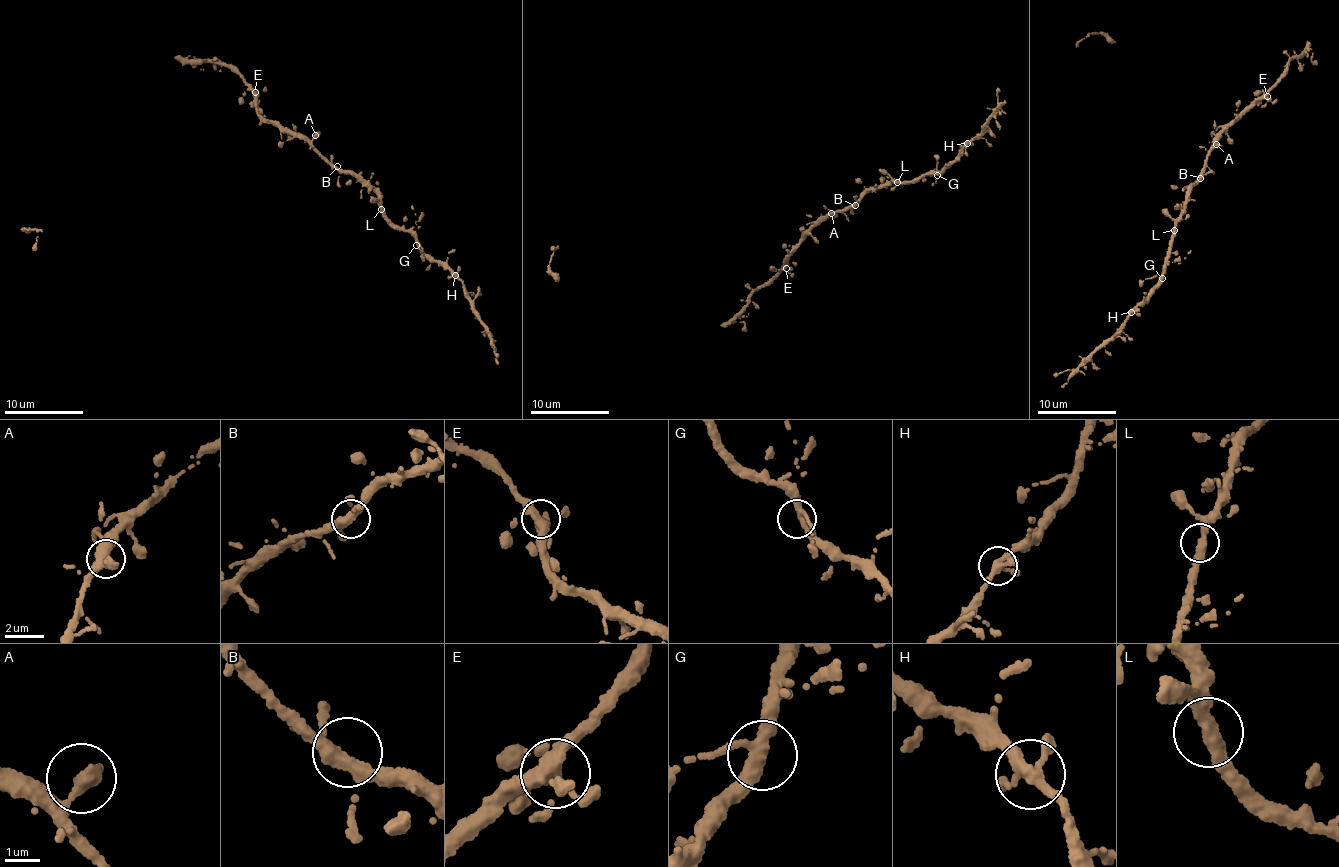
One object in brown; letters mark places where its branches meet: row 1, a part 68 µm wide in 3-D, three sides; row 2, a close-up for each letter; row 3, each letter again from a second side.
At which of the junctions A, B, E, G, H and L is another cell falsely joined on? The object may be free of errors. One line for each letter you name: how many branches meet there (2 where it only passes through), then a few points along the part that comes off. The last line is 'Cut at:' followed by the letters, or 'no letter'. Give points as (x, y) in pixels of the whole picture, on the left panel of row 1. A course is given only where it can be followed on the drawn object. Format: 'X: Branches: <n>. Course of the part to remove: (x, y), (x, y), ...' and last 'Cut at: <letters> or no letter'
Cut at: no letter

